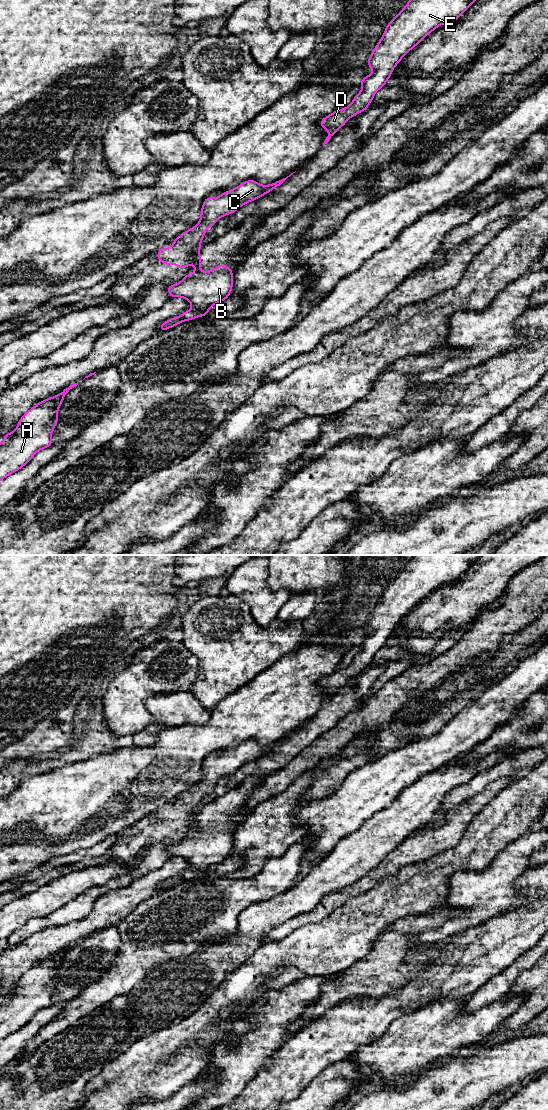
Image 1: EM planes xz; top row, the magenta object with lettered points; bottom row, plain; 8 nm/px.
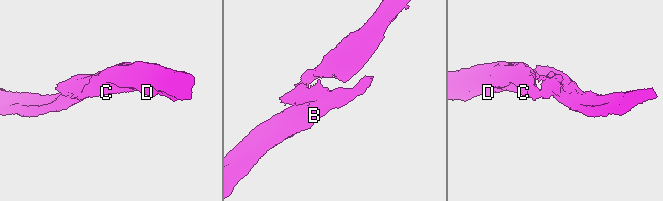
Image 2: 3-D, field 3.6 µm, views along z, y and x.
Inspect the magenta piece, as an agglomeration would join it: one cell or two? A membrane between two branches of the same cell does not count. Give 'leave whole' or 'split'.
split

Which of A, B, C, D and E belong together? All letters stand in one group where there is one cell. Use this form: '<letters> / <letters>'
A B / C D E

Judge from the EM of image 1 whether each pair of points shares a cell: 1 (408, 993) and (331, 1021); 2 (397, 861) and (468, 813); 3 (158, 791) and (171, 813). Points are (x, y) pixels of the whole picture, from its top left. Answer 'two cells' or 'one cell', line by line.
1: one cell
2: one cell
3: two cells

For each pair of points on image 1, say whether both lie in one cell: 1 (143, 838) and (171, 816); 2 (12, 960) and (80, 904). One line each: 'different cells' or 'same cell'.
1: same cell
2: different cells

